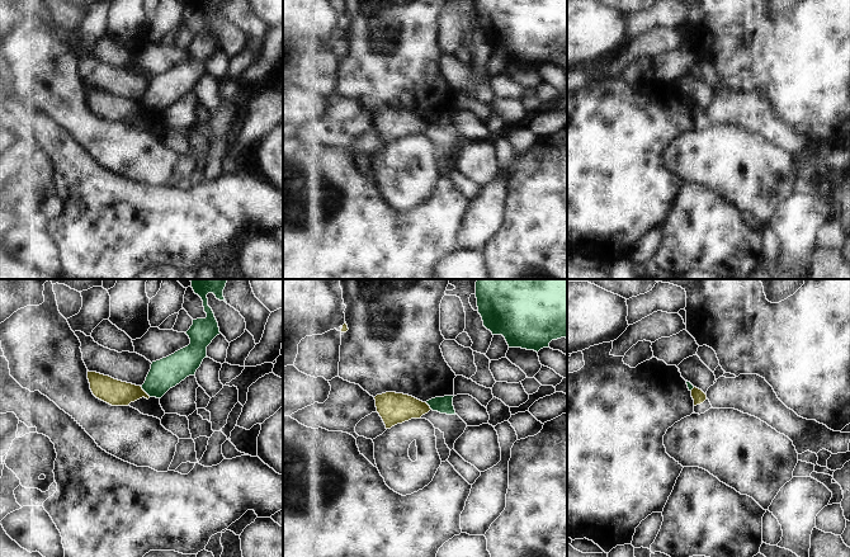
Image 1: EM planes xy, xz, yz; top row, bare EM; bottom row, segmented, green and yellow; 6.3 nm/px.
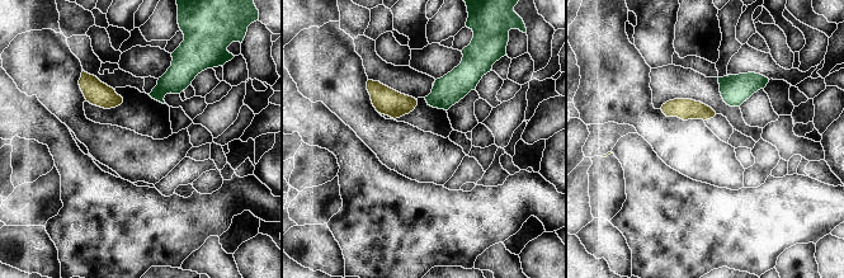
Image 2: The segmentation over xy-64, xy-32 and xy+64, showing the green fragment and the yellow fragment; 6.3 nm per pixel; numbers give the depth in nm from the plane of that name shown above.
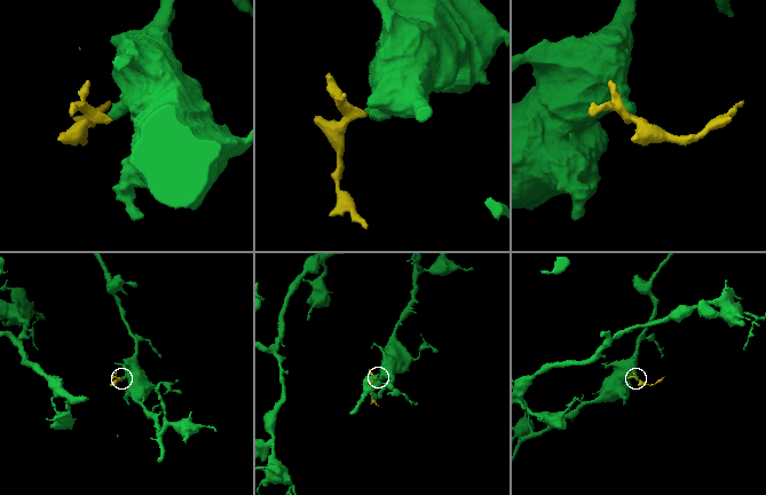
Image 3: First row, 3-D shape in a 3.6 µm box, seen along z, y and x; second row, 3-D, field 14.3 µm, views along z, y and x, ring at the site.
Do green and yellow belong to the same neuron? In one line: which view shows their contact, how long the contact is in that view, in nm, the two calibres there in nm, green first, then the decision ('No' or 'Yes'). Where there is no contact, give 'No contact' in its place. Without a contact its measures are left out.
Touches green in xy. Shared border 100 nm. Thickness 190 nm (green) against 160 nm. No

